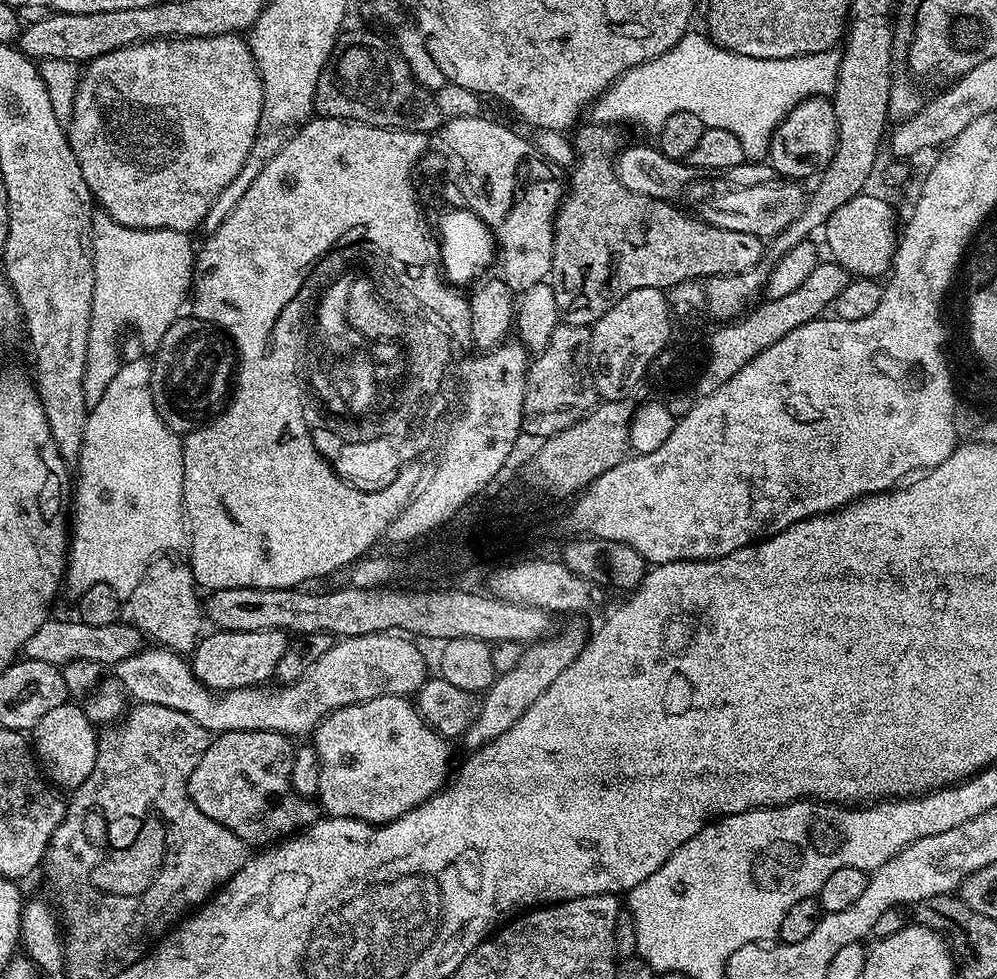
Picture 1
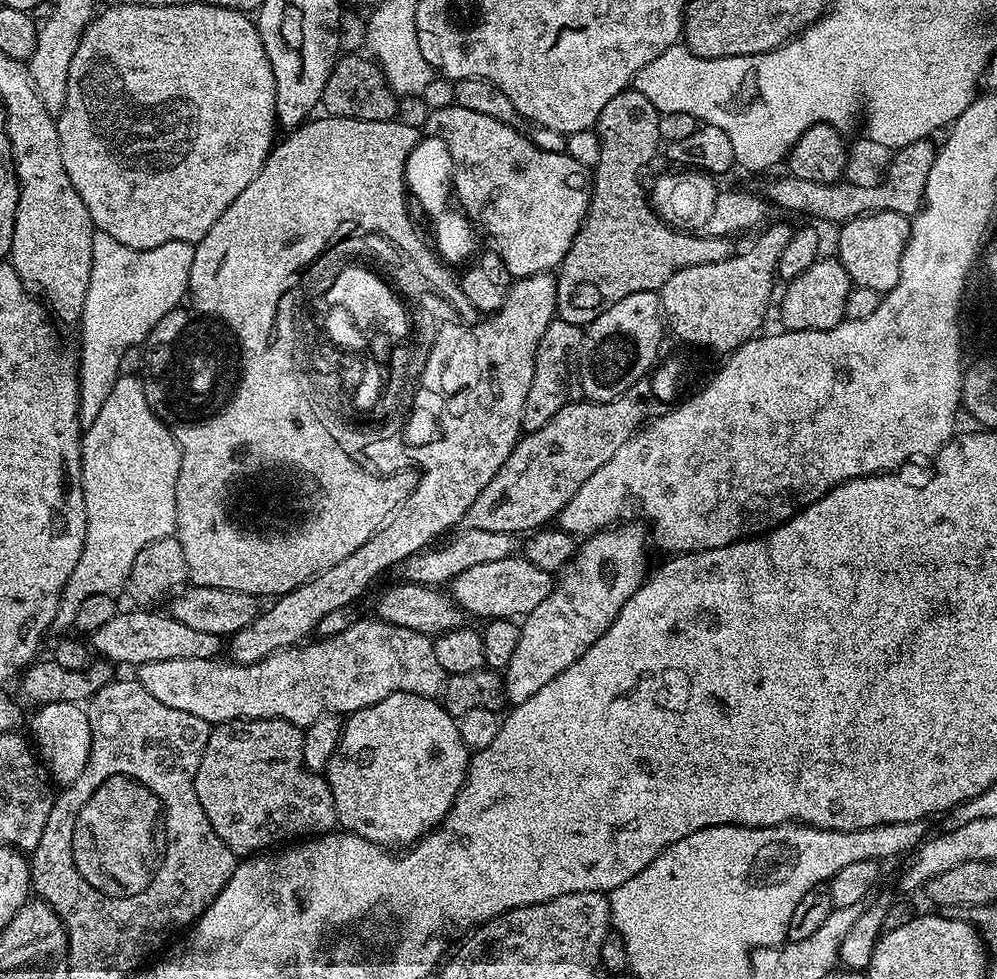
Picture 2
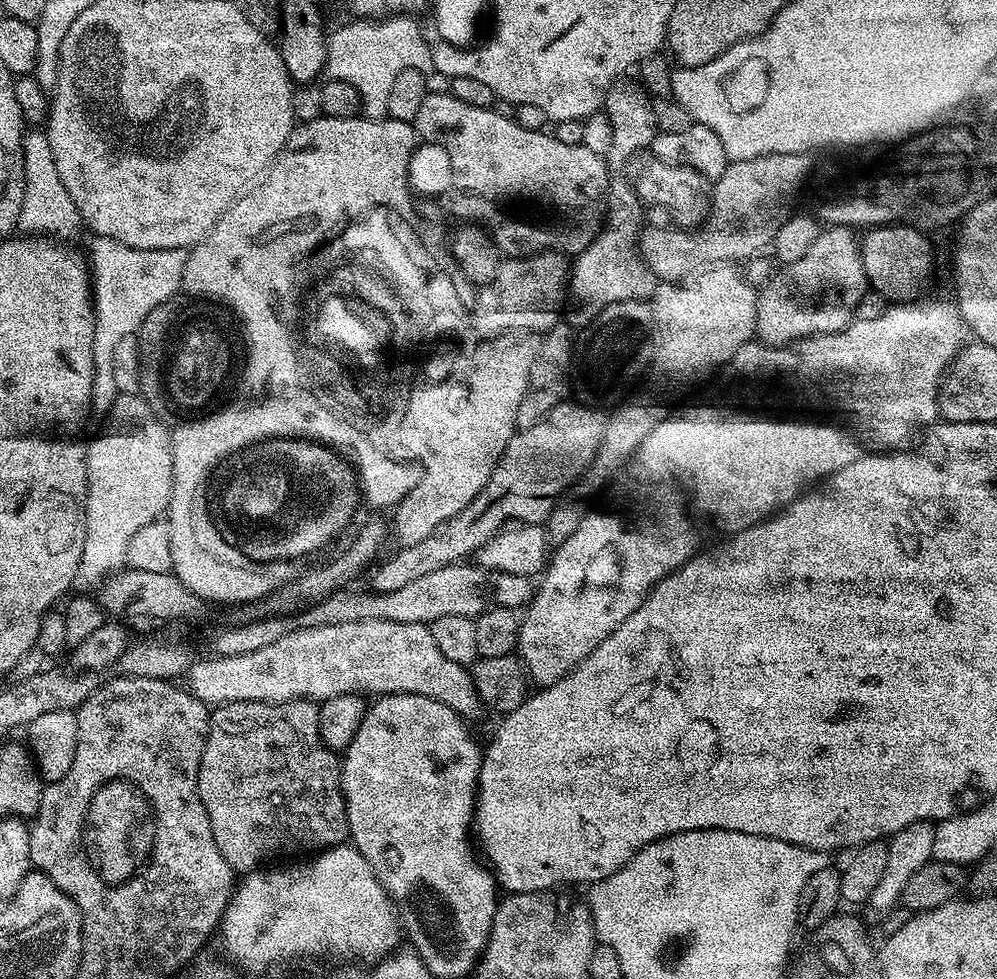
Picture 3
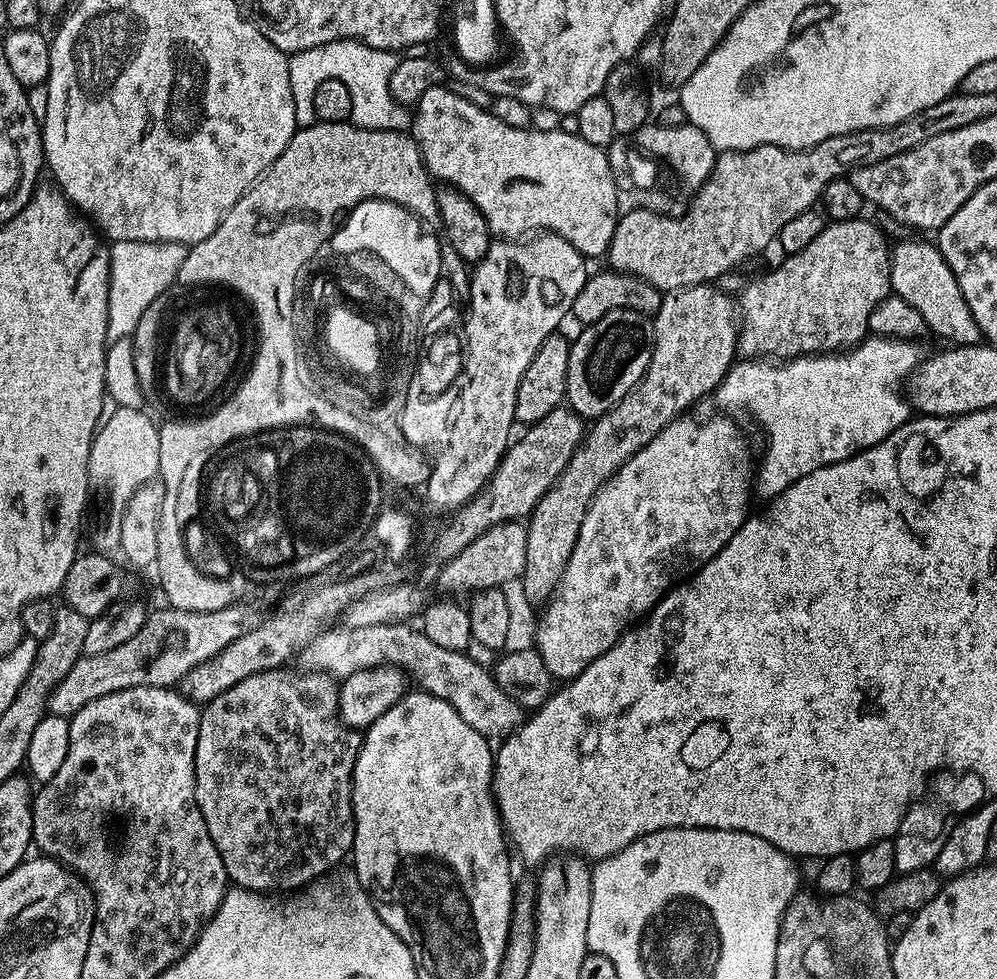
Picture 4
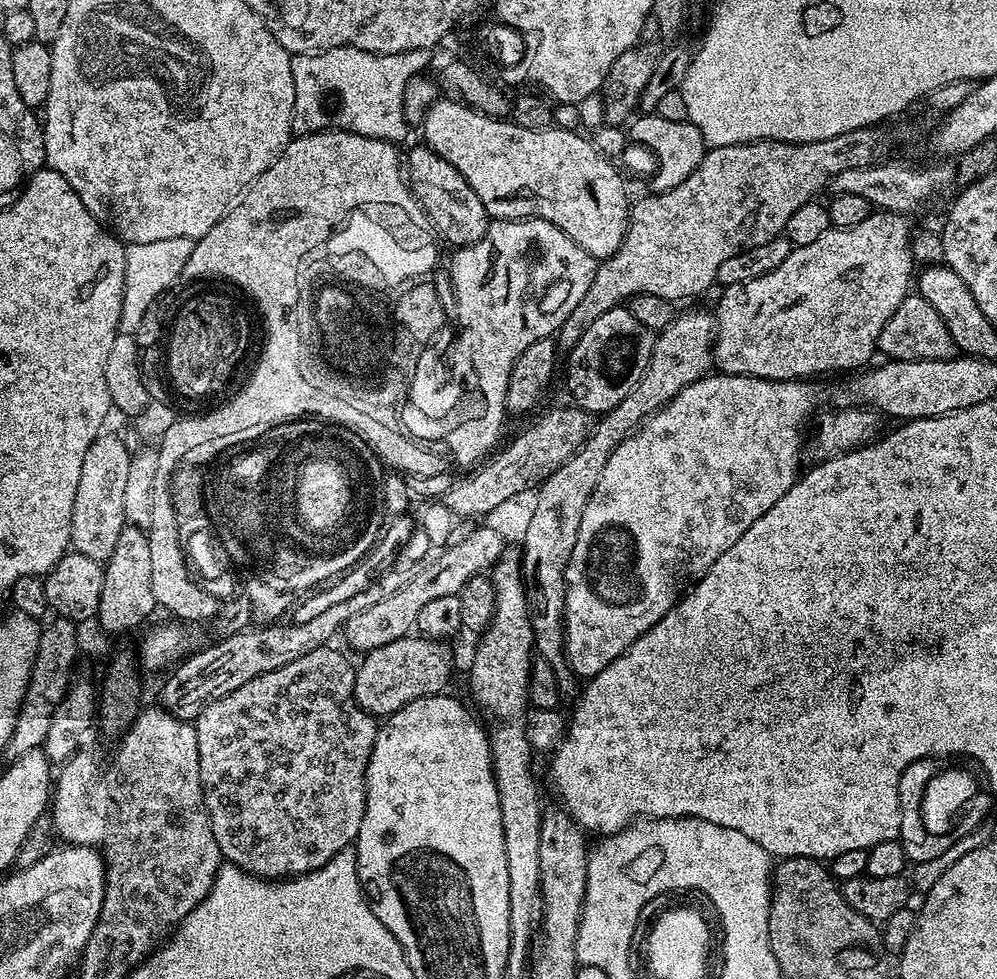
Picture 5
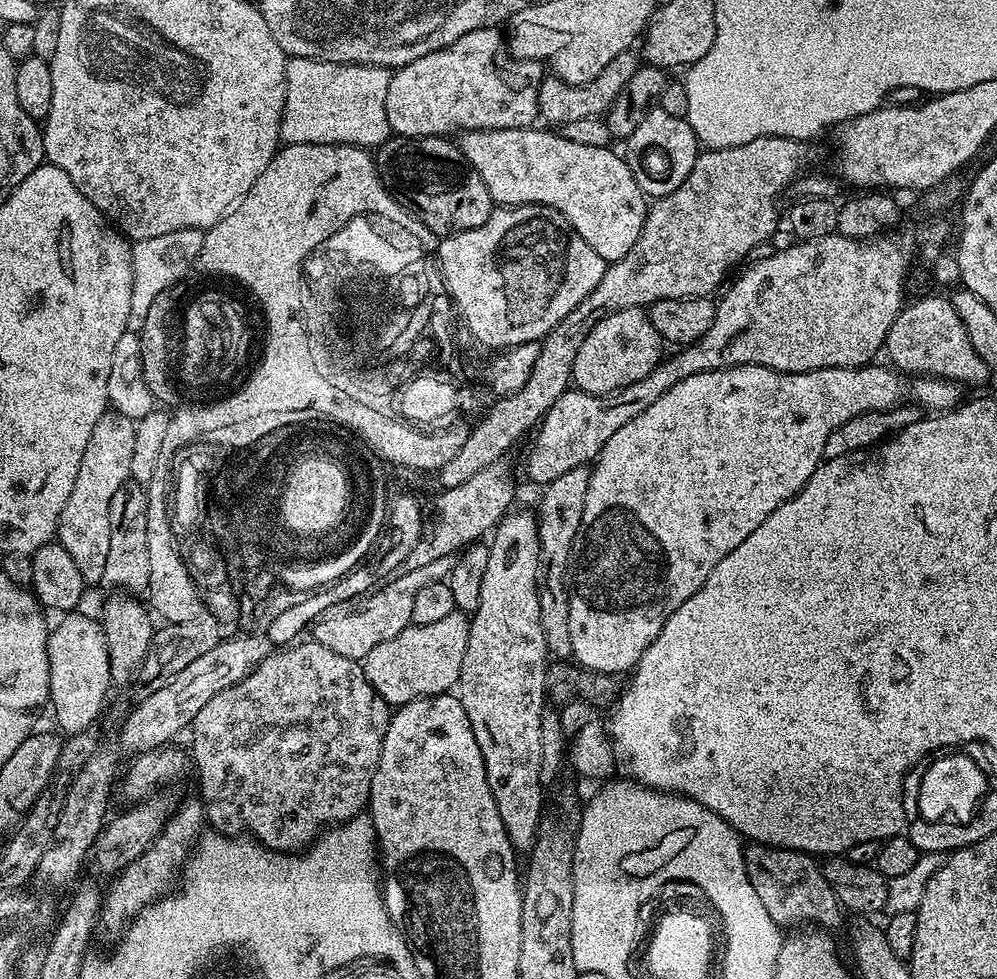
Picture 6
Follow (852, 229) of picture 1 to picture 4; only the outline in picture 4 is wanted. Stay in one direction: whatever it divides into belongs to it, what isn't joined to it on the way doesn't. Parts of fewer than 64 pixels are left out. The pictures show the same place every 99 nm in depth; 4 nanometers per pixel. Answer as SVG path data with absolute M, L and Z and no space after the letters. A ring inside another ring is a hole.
M904 240L897 248L895 245L891 253L892 292L910 302L910 306L922 314L927 327L931 331L933 328L942 339L948 340L944 342L952 346L981 343L978 322L974 322L974 314L970 314L970 306L966 306L966 298L962 298L962 290L939 247L924 240Z

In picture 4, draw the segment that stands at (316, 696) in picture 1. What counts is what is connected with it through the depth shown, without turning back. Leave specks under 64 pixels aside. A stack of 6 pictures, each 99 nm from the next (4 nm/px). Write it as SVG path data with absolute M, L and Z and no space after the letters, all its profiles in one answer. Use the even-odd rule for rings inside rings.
M408 622L357 628L332 626L298 653L299 667L303 671L324 672L333 678L358 674L360 670L377 668L383 664L389 668L399 668L411 677L417 689L442 698L442 702L450 702L450 706L458 710L462 722L474 726L474 730L488 737L489 741L499 742L520 729L526 719L525 709L500 689L495 675L489 669L487 672L478 661L470 657L468 652L446 650L430 642L430 638L426 638L419 627Z

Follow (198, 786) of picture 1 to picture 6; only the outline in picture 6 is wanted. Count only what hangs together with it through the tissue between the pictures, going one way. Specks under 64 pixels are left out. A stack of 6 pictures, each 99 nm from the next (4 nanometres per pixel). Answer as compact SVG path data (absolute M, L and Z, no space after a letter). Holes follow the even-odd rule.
M311 638L305 640L305 644L296 642L283 650L273 651L248 677L215 694L210 698L210 702L206 702L206 706L198 711L198 716L194 718L190 727L192 733L190 760L191 763L192 760L196 763L196 772L200 775L198 796L204 805L207 823L213 824L216 827L213 829L219 835L240 838L247 834L253 841L263 844L265 848L289 854L307 849L329 826L339 826L348 820L353 820L368 808L368 795L372 789L372 779L380 761L382 742L386 738L390 719L390 705L370 686L361 661L342 658L342 654L334 654L334 650L326 650L326 646L316 643Z

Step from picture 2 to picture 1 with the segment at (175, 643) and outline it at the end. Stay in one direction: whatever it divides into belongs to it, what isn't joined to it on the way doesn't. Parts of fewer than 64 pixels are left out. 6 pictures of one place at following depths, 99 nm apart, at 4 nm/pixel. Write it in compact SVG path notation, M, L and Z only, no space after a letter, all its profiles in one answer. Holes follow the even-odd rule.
M55 618L44 620L42 626L26 642L22 653L23 657L34 661L48 662L59 668L74 660L115 666L138 652L142 646L142 633L137 626L130 622L119 620L107 626L90 626L88 623L72 620L55 620Z

